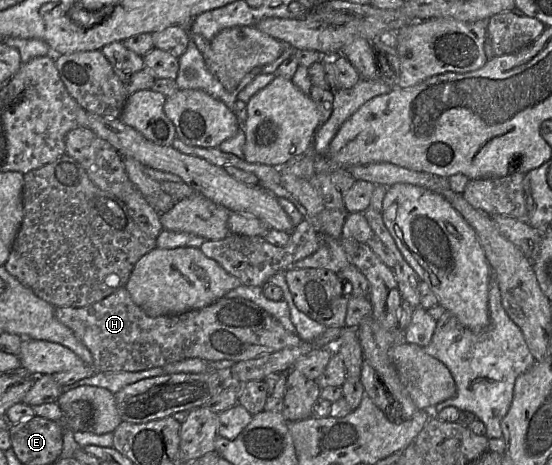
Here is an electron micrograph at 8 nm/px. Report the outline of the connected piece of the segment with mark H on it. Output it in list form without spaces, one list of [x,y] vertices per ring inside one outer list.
[[[121,287],[85,307],[56,307],[55,315],[89,349],[91,366],[96,373],[143,371],[188,358],[237,363],[294,347],[303,341],[298,334],[287,331],[274,316],[243,298],[223,297],[200,309],[152,317]]]

